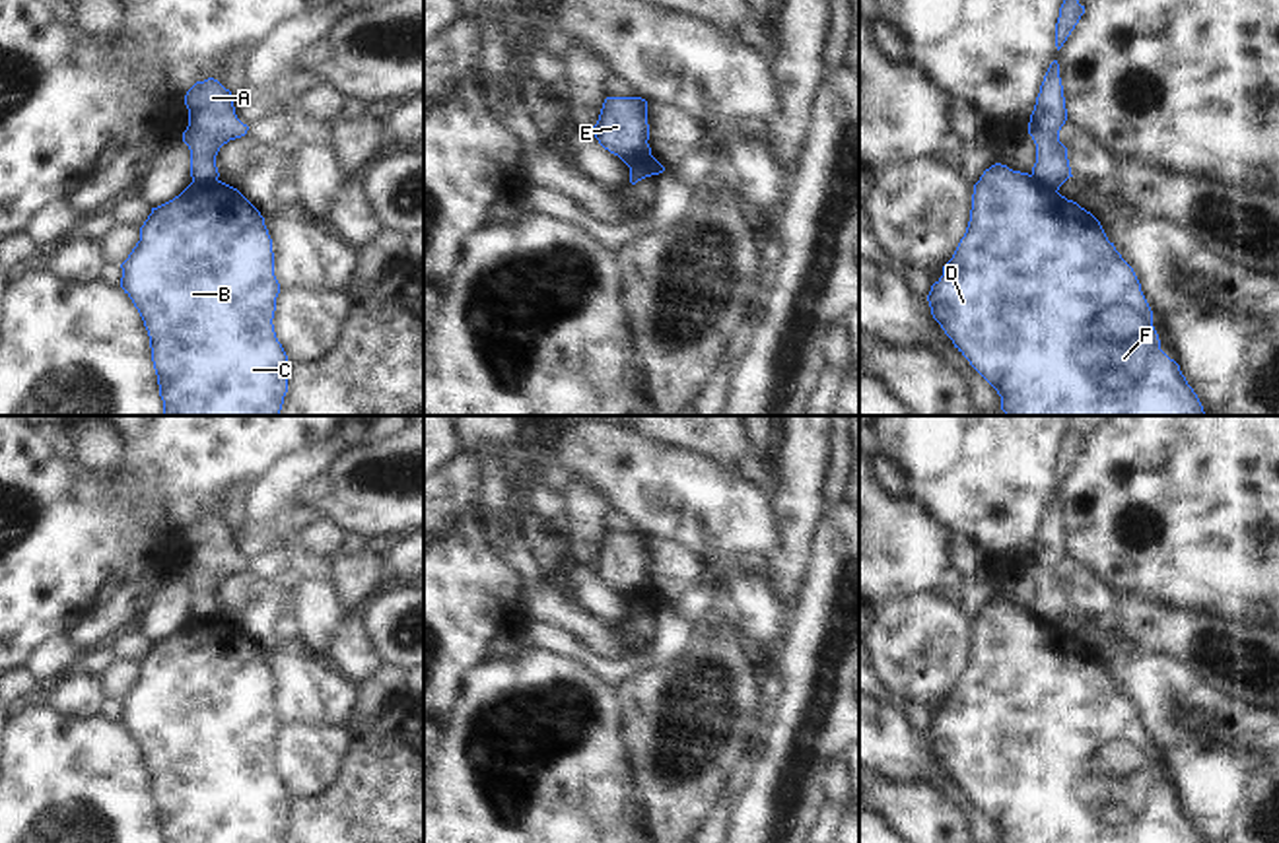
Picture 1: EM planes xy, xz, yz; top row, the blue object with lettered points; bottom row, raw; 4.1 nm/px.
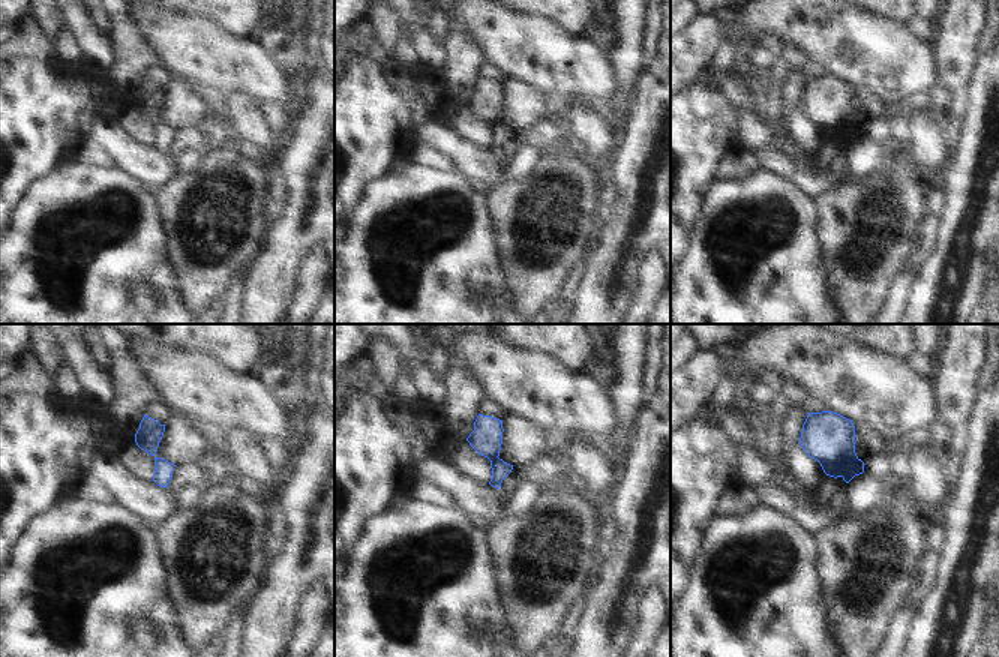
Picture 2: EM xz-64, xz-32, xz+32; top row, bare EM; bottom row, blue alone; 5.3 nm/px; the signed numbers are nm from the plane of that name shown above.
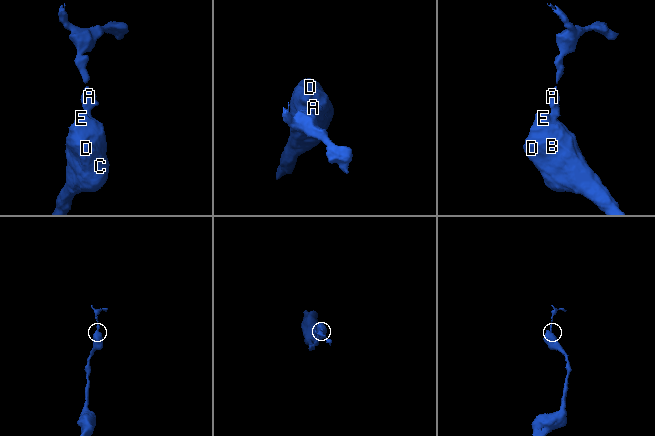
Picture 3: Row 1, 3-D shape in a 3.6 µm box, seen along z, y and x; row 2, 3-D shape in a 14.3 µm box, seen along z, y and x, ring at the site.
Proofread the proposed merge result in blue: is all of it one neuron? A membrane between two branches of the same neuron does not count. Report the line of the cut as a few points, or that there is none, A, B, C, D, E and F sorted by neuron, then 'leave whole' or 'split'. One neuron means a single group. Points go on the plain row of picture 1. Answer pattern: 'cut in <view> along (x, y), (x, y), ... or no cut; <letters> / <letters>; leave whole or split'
cut in xz along (630, 601), (642, 597), (652, 608); A / B C D E F; split

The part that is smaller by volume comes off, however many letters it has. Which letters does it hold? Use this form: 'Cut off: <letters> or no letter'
Cut off: A

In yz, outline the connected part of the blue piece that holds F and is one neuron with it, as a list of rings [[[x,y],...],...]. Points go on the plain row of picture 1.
[[[1001,598],[984,606],[966,668],[927,736],[954,783],[997,826],[1001,843],[1203,843],[1180,800],[1160,785],[1141,719],[1100,657],[1028,608]]]

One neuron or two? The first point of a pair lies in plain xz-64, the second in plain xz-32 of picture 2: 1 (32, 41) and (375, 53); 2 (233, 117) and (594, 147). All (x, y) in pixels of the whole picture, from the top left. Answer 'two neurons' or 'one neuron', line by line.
1: one neuron
2: one neuron

